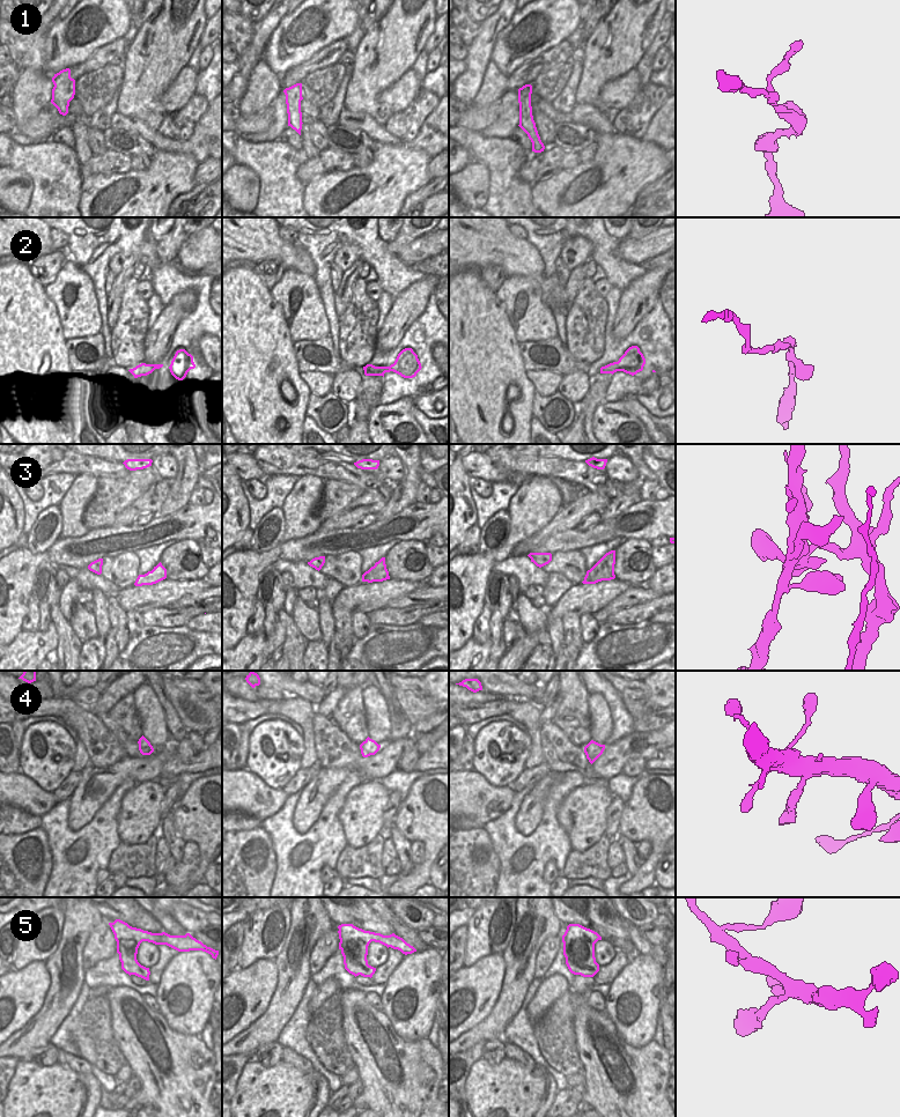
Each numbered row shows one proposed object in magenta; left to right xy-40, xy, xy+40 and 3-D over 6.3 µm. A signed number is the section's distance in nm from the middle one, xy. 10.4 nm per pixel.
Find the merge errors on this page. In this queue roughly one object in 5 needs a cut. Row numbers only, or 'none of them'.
3

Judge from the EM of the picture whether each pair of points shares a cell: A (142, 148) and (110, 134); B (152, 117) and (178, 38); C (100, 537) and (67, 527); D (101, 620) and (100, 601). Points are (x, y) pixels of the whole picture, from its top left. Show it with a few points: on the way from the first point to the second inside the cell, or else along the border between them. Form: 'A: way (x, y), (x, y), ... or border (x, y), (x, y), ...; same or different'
A: way (134, 145), (118, 140); same
B: way (150, 97), (150, 66), (159, 58); same
C: border (89, 530), (80, 537), (60, 538); different
D: way (101, 615), (100, 606); same

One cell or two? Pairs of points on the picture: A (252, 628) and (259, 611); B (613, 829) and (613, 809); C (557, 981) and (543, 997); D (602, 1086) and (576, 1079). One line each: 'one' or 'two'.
A: one
B: one
C: one
D: two

